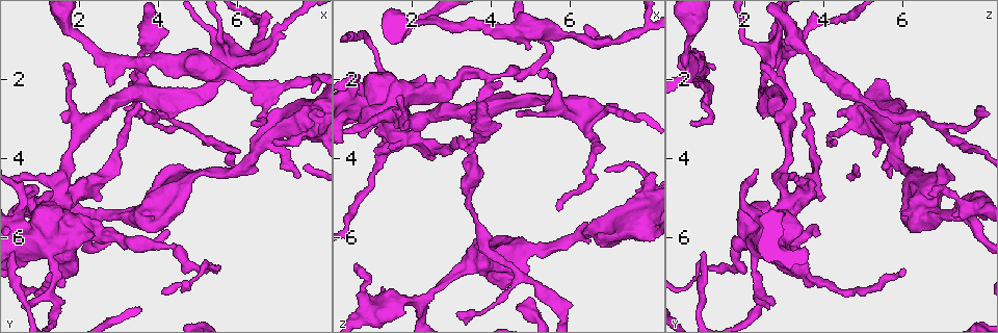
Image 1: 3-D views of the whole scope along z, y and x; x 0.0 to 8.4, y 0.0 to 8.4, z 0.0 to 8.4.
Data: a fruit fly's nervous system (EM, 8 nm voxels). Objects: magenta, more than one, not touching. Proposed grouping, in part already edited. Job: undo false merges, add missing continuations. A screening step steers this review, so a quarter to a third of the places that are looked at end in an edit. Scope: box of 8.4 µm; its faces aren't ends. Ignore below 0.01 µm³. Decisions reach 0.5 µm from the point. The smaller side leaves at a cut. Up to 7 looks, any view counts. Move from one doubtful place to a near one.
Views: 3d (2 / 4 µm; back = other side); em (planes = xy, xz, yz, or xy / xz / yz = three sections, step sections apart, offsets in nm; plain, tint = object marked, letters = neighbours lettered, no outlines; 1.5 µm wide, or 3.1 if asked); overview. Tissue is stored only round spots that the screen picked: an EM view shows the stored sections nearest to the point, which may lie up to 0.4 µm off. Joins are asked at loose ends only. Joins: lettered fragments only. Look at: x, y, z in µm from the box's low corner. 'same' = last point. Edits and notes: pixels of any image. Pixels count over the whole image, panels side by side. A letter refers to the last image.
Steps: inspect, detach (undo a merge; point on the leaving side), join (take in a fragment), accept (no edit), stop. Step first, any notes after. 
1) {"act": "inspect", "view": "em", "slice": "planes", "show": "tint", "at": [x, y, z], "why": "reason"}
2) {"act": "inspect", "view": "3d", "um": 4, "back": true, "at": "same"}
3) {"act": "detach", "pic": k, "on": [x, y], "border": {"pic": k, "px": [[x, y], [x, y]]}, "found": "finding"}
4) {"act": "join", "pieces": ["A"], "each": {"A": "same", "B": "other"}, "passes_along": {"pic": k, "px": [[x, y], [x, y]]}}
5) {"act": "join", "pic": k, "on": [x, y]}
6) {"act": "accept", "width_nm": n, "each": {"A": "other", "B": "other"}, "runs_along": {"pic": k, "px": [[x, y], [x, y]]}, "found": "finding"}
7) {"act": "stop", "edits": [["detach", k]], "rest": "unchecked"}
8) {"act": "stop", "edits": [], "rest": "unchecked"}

{"act": "inspect", "view": "3d", "um": 4, "back": true, "at": [0.55, 7.70, 2.55], "why": "thin end"}

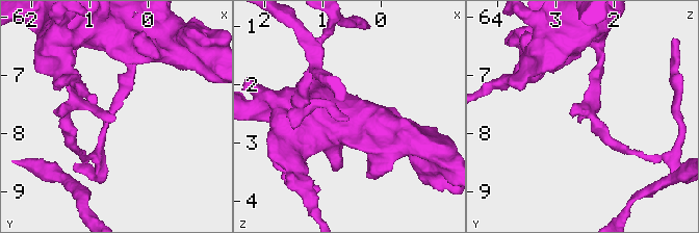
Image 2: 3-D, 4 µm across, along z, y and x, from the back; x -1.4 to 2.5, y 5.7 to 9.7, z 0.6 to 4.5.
{"act": "inspect", "view": "em", "slice": "planes", "show": "tint", "at": [0.55, 7.75, 2.60]}

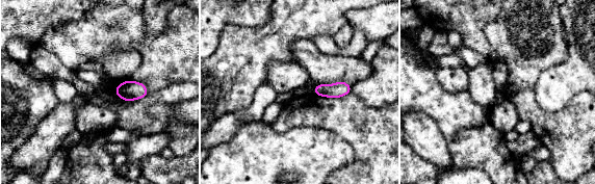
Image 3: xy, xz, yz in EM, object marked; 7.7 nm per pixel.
{"act": "inspect", "view": "em", "slice": "planes", "show": "letters", "at": "same", "why": "see the neighbours"}

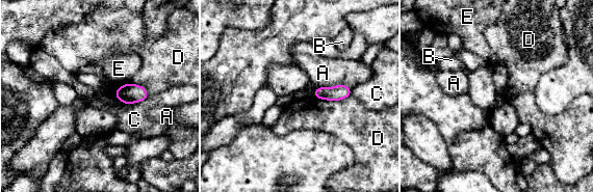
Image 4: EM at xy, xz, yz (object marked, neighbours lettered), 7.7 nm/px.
{"act": "accept", "longest_contact_nm": ["D", 280], "each": {"A": "other", "B": "other", "C": "other", "D": "other", "E": "other"}, "found": "none of them fits"}

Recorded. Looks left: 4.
{"act": "inspect", "view": "em", "slice": "planes", "show": "letters", "at": [4.20, 5.75, 2.10], "why": "branch stops here"}

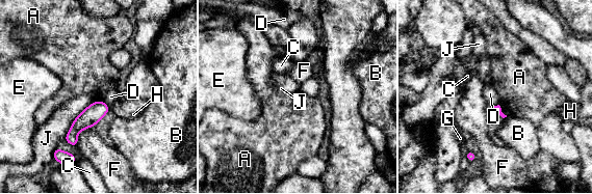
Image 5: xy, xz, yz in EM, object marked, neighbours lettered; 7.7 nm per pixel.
{"act": "accept", "each": {"A": "other", "B": "other", "C": "other", "D": "other", "E": "other", "F": "other", "G": "other", "H": "other", "J": "other"}, "found": "no lettered fragment goes on from it"}

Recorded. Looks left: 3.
{"act": "inspect", "view": "3d", "um": 4, "at": [5.05, 4.40, 6.40]}

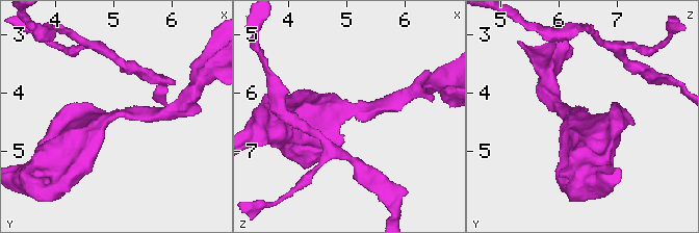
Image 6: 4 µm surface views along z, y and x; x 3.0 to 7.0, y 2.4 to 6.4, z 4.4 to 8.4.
{"act": "inspect", "view": "em", "slice": "planes", "show": "letters", "at": [5.05, 4.35, 6.40], "arm_widths_nm": [220, 480]}

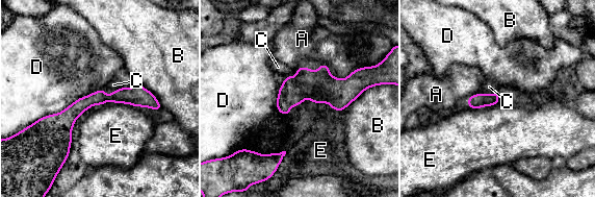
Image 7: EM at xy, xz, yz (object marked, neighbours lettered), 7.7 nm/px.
{"act": "accept", "width_nm": 110, "each": {"A": "other", "B": "other", "C": "other", "D": "other", "E": "other"}, "border": {"pic": 7, "px": [[497, 103], [491, 106], [467, 106]]}, "found": "continuous, no second cell"}

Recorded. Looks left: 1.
{"act": "stop", "edits": [], "rest": "unchecked"}

